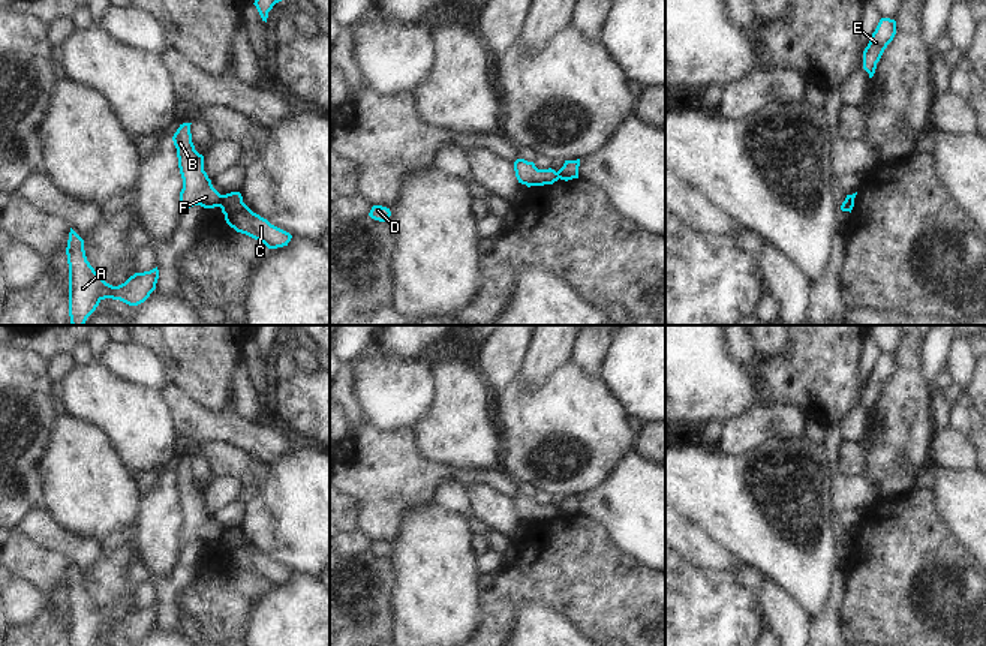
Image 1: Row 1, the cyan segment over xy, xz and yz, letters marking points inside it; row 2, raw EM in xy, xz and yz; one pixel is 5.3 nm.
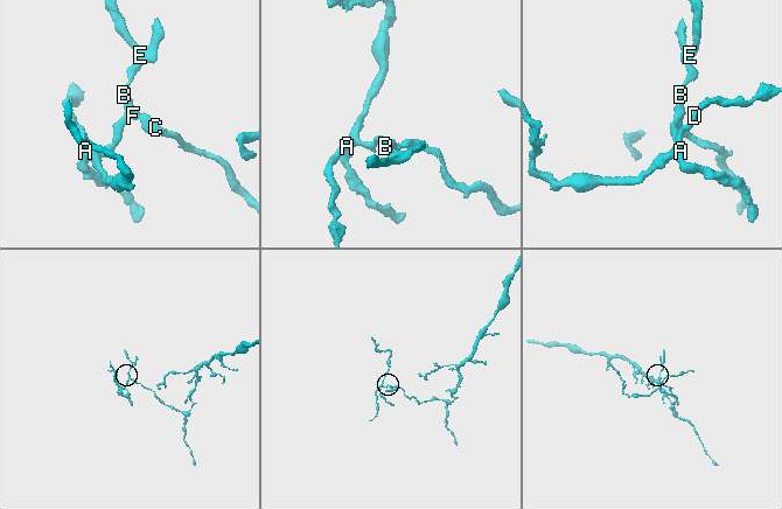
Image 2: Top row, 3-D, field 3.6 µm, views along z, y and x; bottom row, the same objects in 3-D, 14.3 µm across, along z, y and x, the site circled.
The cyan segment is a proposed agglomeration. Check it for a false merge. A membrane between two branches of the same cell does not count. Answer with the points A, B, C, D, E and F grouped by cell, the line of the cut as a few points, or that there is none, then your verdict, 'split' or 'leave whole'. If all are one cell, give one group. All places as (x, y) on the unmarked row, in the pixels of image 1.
A B D E F / C | xy (224, 531), (218, 541) | split

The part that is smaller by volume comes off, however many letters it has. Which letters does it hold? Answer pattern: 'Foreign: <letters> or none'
Foreign: A, B, D, E, F

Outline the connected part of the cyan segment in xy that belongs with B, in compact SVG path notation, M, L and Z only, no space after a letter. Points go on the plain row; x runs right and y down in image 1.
M183 459L172 472L177 484L178 504L183 514L178 543L181 547L201 541L204 544L219 543L222 532L211 520L204 507L204 492L195 486L190 469L192 459Z

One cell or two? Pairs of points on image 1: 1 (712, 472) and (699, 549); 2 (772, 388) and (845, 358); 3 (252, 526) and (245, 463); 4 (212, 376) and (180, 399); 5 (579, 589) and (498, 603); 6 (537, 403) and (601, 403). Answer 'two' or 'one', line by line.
1: two
2: one
3: two
4: two
5: one
6: one

